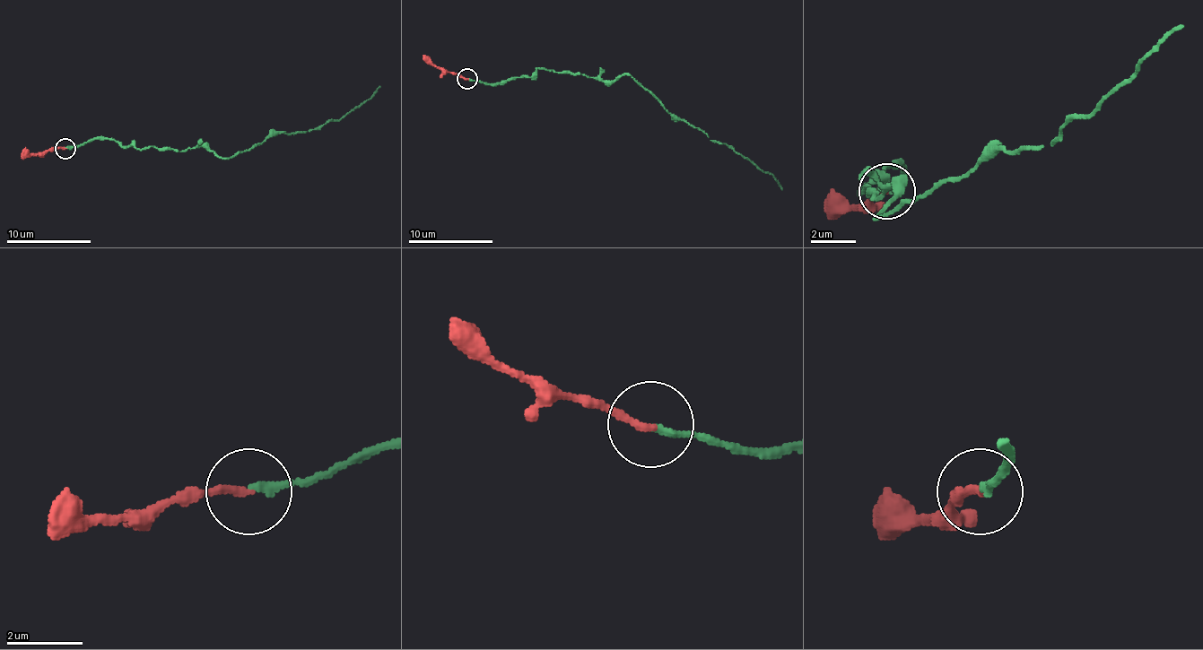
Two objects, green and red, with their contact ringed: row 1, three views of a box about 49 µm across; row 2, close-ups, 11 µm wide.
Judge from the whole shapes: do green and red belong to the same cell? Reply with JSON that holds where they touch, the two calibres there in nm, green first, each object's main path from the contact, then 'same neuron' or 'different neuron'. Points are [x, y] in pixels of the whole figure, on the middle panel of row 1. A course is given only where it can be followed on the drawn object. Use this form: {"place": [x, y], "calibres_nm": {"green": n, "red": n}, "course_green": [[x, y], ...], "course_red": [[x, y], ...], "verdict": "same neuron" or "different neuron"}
{"place": [467, 78], "calibres_nm": {"green": 190, "red": 200}, "course_green": [[467, 79], [506, 83], [531, 76], [539, 68], [609, 81], [630, 74], [672, 115], [771, 173], [781, 190]], "course_red": [[467, 79], [445, 73], [423, 56]], "verdict": "different neuron"}

